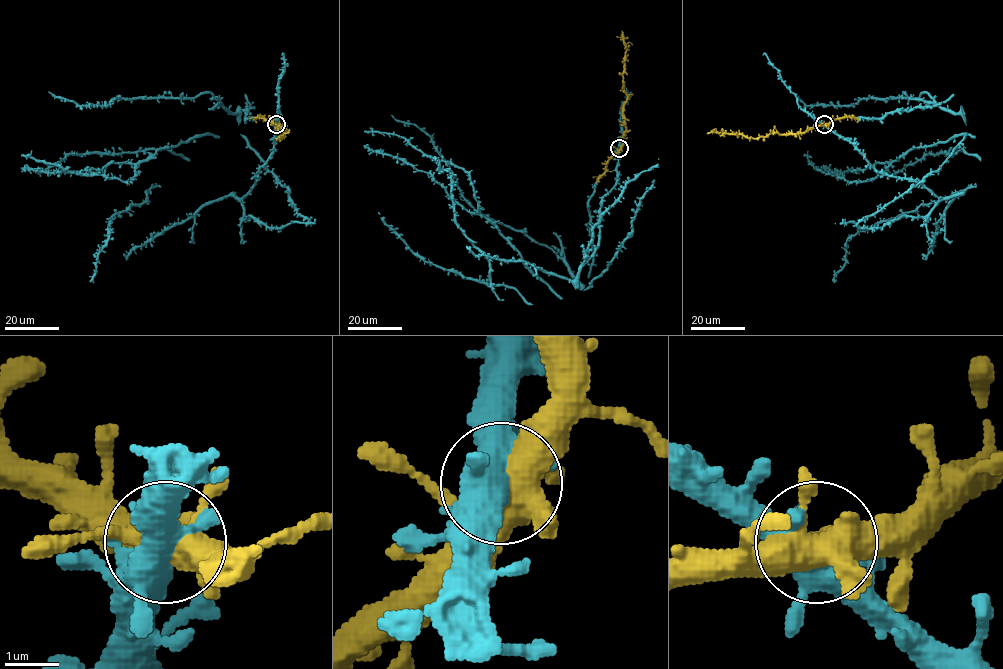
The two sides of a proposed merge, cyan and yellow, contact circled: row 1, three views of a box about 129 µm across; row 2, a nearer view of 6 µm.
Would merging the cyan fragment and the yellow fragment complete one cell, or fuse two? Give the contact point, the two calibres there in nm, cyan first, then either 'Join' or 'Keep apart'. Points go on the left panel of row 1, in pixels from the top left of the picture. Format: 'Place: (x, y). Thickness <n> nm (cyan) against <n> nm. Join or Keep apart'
Place: (276, 124). Thickness 440 nm (cyan) against 500 nm. Join

